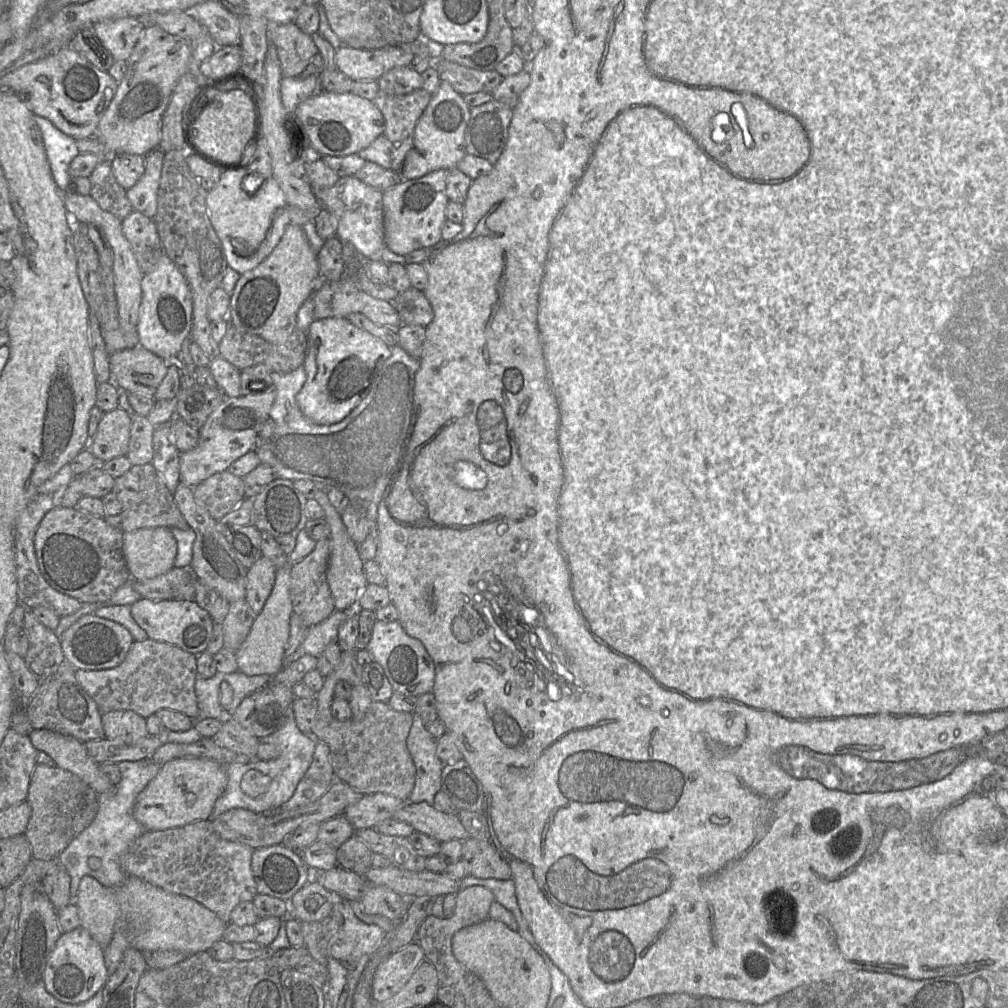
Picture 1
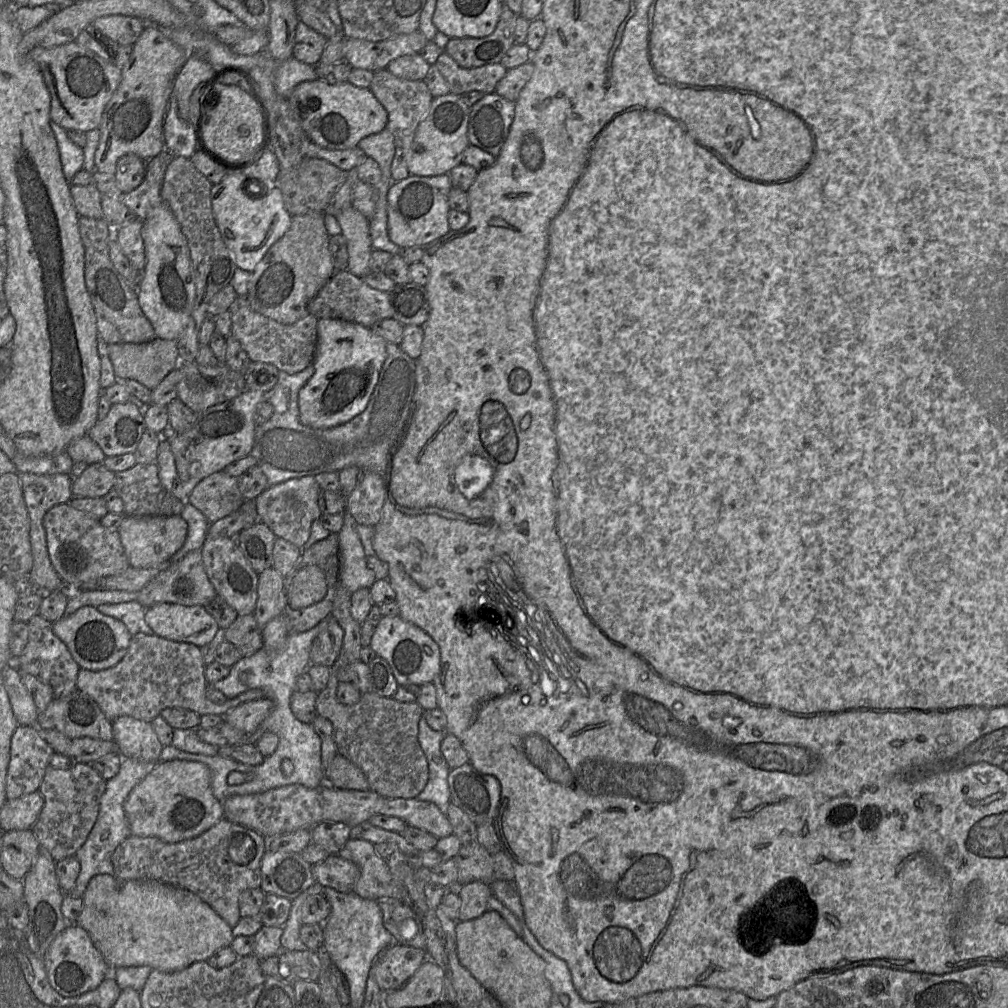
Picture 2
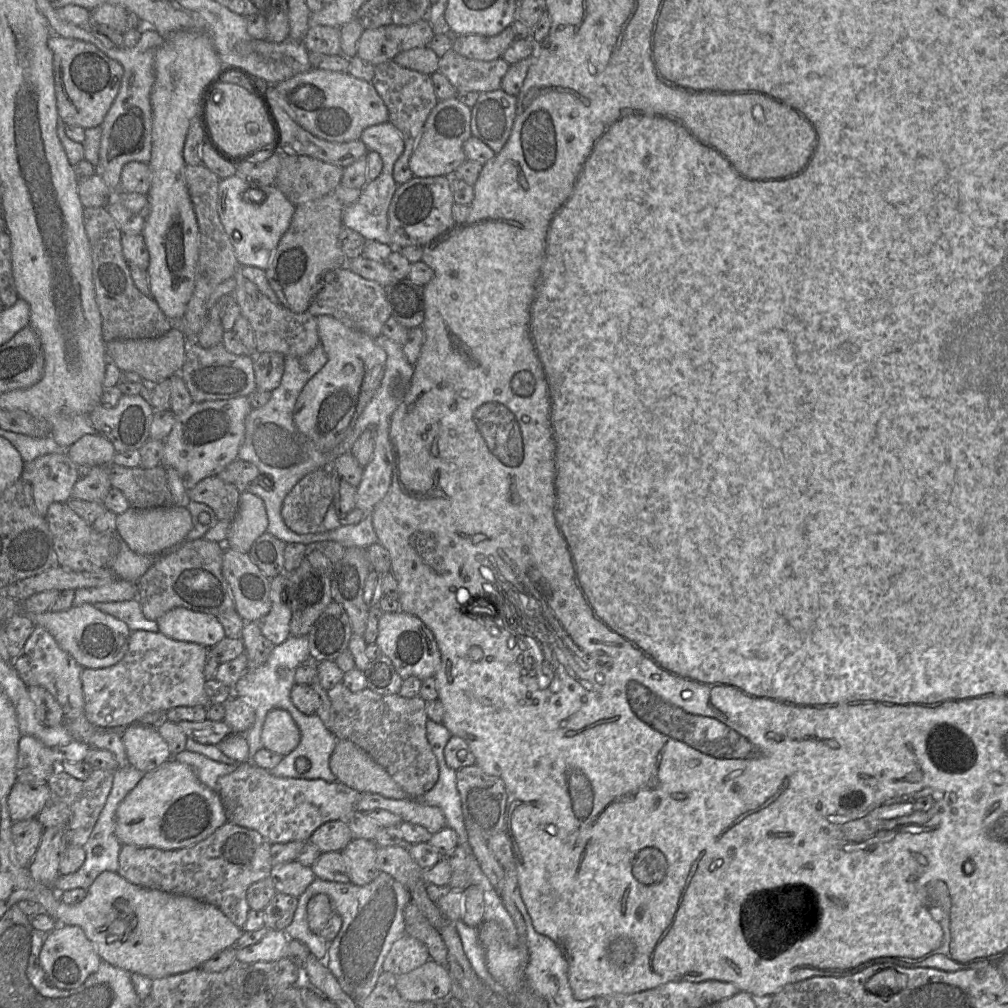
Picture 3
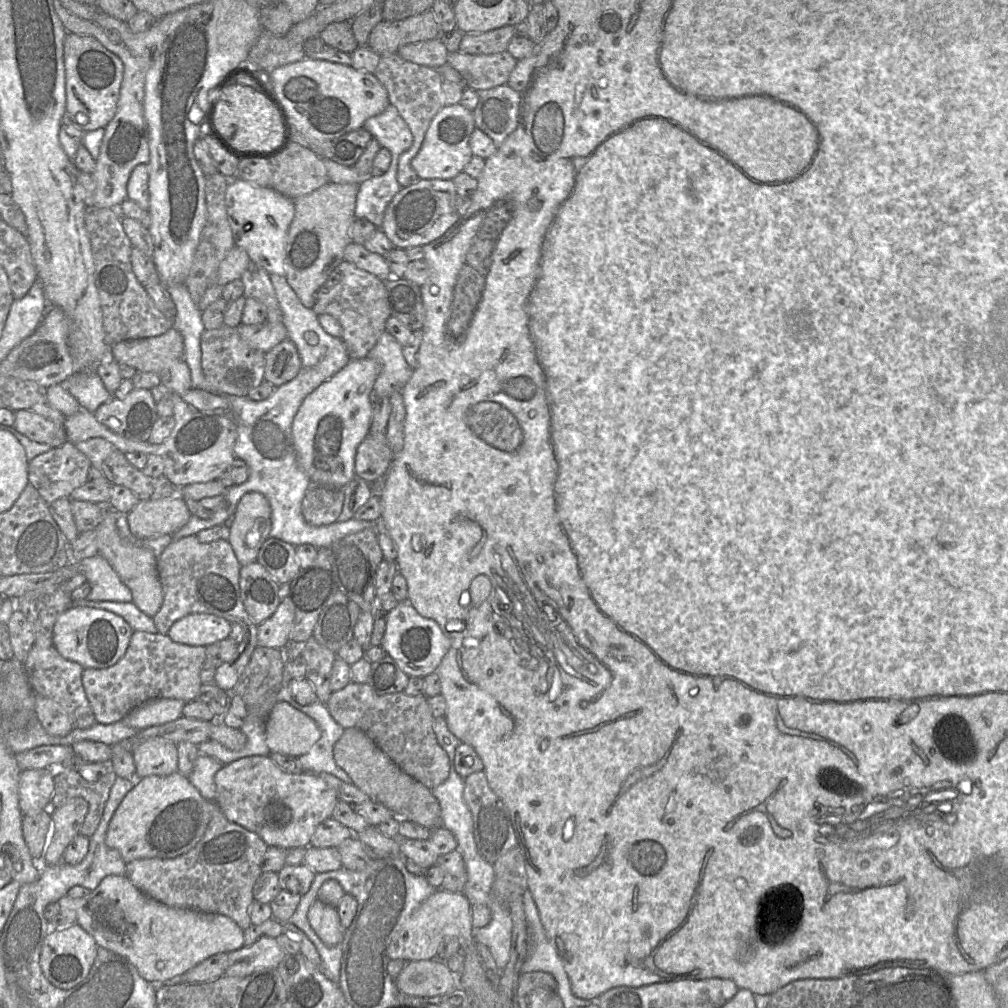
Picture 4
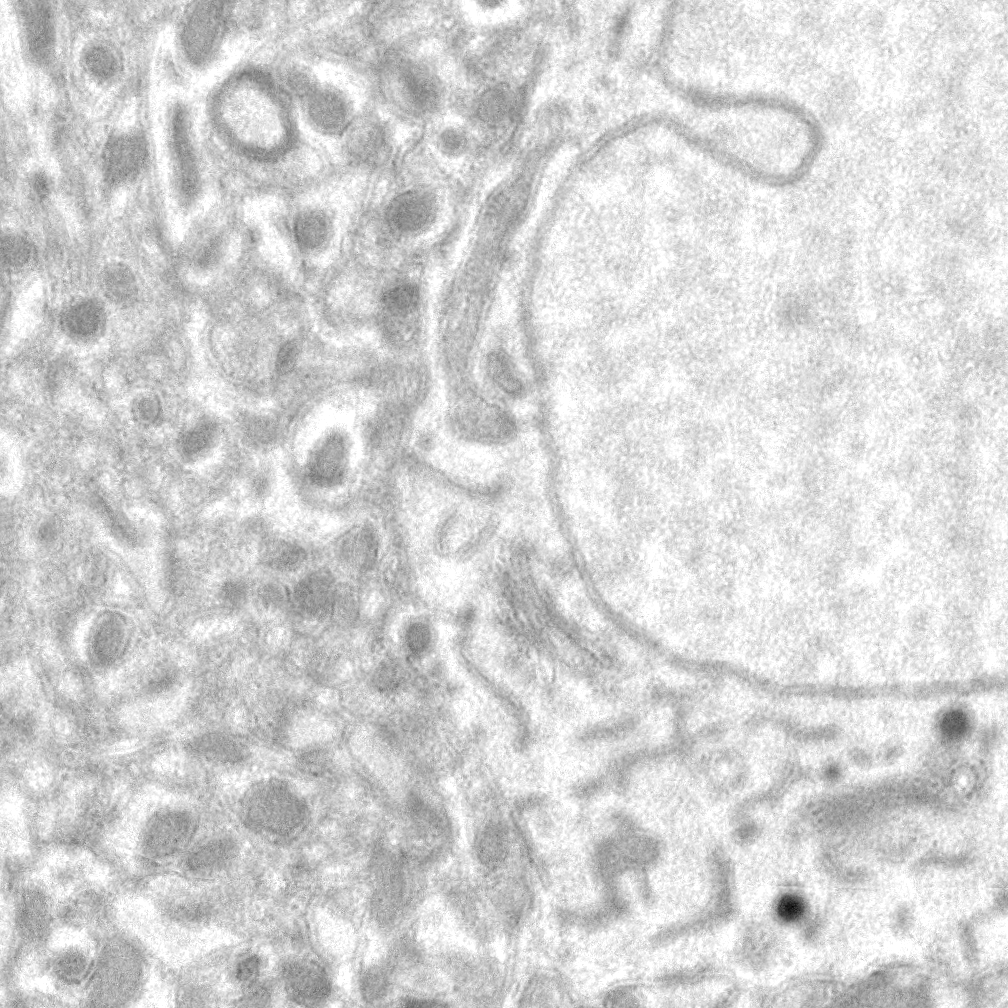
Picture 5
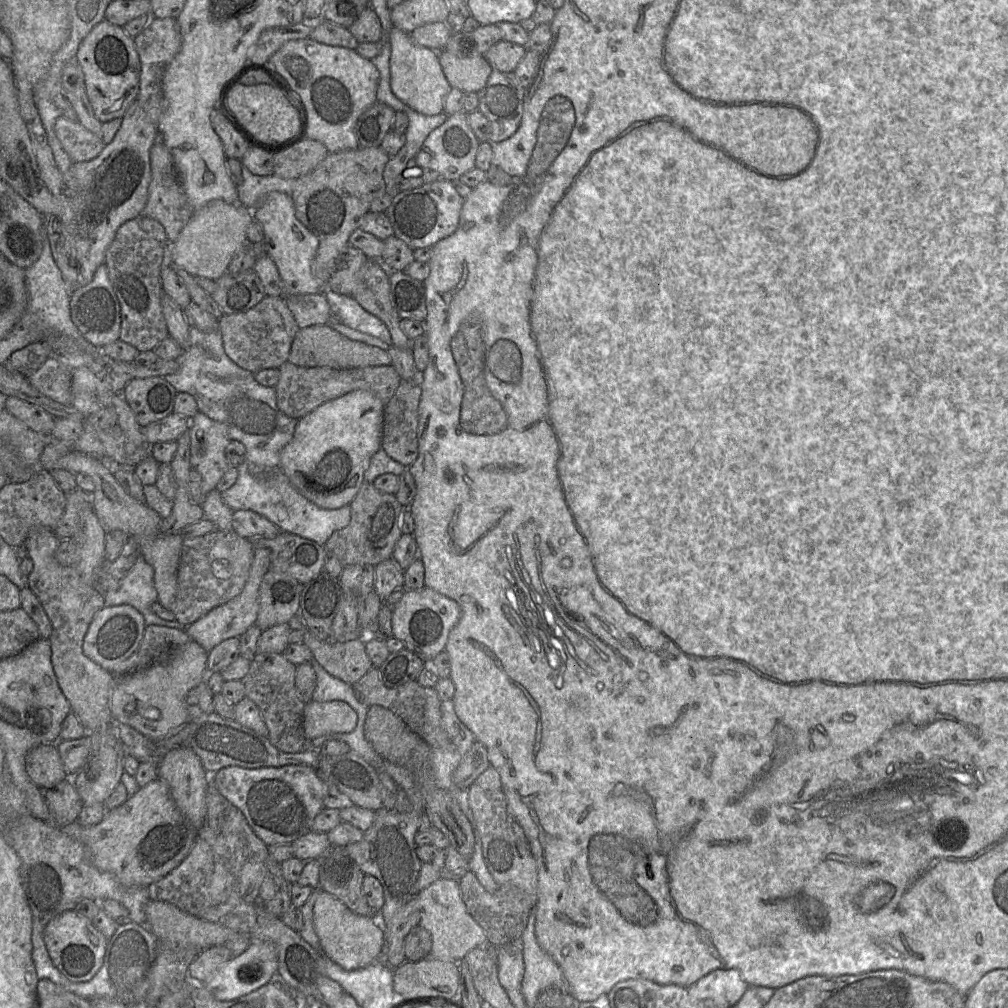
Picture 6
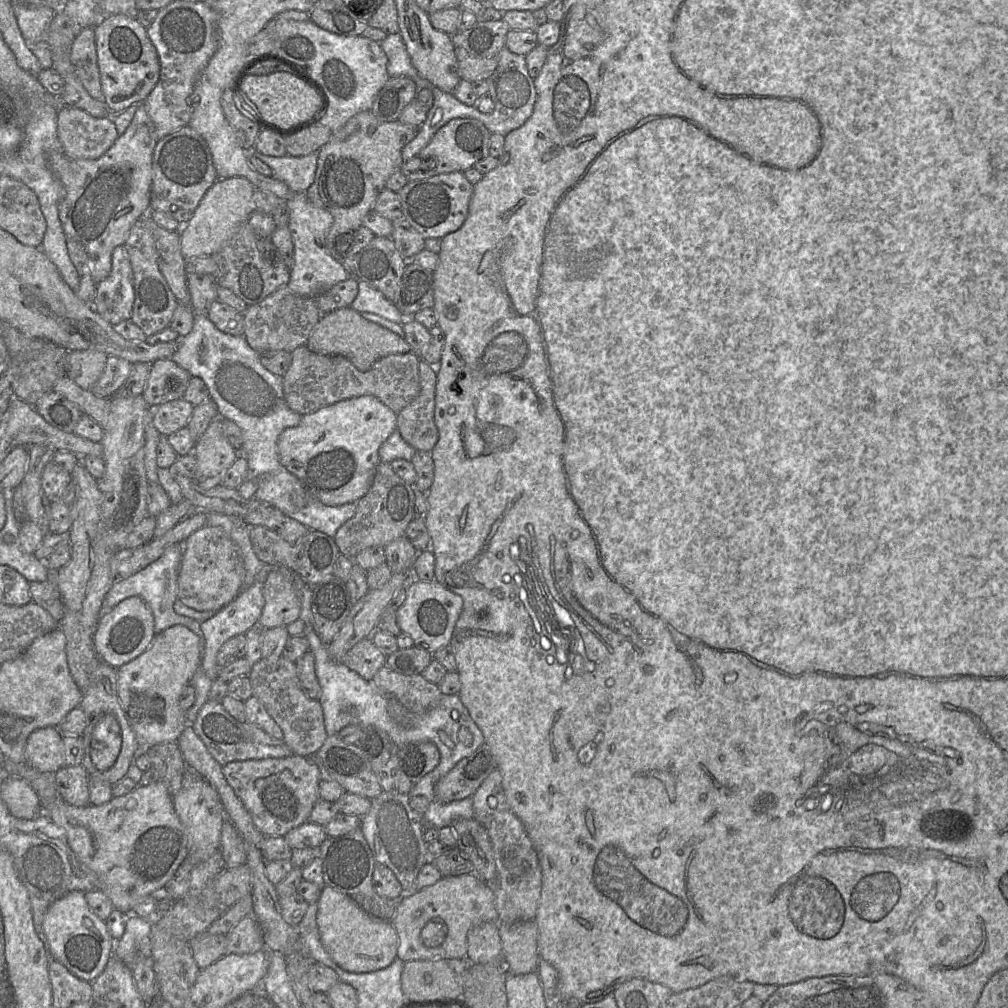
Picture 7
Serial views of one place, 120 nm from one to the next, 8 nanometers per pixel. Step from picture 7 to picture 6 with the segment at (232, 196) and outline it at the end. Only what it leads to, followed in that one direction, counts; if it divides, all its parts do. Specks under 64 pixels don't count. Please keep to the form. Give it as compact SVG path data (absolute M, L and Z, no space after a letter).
M222 200L211 201L194 210L182 229L177 240L171 244L170 256L175 264L194 277L218 280L226 273L228 265L247 239L247 230L253 221L252 210L238 203L226 203Z

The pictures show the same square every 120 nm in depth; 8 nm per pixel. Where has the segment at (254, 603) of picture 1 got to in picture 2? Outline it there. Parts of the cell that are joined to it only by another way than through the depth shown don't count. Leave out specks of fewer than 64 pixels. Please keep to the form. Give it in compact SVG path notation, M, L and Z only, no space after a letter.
M273 567L258 575L257 603L254 616L260 629L273 618L284 615L284 577Z

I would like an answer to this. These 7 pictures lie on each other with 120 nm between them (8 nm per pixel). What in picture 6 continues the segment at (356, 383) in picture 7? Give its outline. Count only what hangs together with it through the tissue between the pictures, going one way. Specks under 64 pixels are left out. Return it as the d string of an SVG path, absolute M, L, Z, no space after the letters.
M286 361L279 370L280 378L275 386L278 408L288 417L297 420L320 405L354 390L370 391L386 403L402 381L391 364L345 370L330 367L301 367Z

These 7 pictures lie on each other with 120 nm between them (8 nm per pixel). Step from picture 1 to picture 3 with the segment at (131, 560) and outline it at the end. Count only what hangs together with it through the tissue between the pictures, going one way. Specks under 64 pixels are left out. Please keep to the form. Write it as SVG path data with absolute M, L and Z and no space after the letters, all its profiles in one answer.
M173 505L148 510L129 508L117 517L116 535L129 548L141 555L159 555L183 540L192 529L192 516L186 507Z

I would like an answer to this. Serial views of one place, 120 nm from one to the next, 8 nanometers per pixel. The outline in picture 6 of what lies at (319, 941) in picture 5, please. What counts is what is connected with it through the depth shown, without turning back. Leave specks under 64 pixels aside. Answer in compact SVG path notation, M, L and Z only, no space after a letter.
M321 890L314 904L313 922L323 953L343 969L355 970L379 960L384 931L376 919L354 913L337 897Z

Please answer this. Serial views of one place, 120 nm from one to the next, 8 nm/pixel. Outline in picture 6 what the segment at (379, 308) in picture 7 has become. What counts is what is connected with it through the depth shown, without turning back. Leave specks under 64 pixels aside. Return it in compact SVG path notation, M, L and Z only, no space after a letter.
M328 289L325 290L325 294L330 306L331 315L335 319L338 319L342 324L352 329L380 339L388 345L387 351L389 350L391 347L391 336L388 328L379 318L363 309L352 296L337 294Z

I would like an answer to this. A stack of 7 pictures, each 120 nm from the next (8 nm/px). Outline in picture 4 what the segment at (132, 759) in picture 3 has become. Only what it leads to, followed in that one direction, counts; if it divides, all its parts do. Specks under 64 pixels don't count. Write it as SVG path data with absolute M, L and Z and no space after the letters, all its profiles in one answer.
M149 738L132 752L136 775L142 779L151 775L168 776L178 771L177 744L163 738Z

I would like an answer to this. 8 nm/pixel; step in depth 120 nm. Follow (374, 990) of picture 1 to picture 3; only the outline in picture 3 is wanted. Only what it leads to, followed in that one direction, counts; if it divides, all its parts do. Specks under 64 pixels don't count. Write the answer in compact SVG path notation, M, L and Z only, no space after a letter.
M404 935L392 944L383 962L382 970L399 976L420 967L429 959L424 943Z

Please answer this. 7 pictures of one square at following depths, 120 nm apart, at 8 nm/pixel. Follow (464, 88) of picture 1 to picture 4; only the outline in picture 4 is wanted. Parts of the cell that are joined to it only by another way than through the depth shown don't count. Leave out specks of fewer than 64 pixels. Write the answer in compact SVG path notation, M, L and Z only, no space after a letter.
M507 51L495 54L449 53L447 63L461 76L465 88L483 91L507 84L517 60Z

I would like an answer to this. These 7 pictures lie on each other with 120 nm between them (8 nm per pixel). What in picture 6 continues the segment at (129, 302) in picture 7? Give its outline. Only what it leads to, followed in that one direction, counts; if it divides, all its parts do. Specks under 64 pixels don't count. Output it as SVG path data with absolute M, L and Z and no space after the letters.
M101 265L88 284L78 286L71 294L70 316L81 336L96 347L106 346L119 339L120 303L109 279L106 265Z

